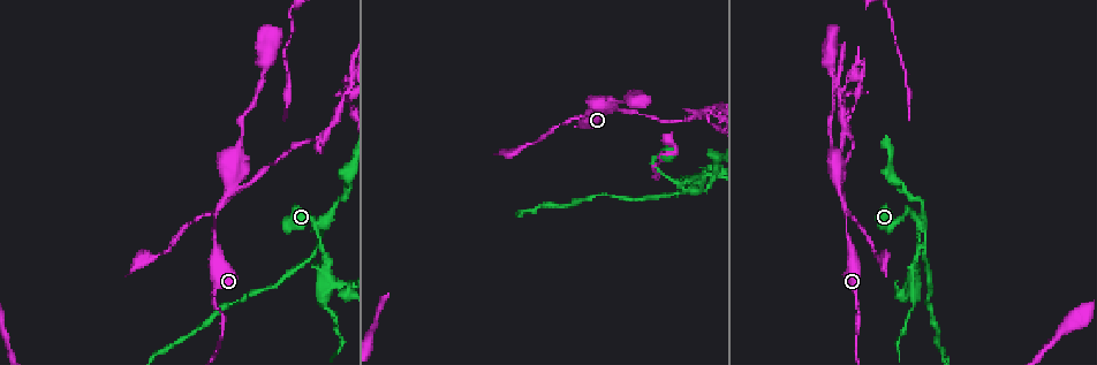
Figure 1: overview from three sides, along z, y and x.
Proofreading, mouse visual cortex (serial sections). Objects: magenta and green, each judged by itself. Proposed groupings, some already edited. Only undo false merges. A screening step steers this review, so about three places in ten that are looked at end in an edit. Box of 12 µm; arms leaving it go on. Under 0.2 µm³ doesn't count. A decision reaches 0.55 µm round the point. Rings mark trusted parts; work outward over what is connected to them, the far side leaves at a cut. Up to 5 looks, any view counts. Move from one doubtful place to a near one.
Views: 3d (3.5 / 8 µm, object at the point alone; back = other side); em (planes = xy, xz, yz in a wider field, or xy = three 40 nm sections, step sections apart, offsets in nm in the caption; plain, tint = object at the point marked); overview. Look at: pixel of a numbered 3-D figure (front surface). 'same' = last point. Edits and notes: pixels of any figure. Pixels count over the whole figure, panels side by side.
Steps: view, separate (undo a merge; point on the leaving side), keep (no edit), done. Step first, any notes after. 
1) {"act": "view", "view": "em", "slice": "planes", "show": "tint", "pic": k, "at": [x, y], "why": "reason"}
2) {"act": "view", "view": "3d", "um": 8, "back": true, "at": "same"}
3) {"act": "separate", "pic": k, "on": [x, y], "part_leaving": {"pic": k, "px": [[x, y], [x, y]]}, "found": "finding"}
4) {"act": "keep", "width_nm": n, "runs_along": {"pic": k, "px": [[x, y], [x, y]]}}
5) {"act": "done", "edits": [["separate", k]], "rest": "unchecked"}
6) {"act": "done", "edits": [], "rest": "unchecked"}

{"act": "view", "view": "3d", "um": 3.5, "pic": 1, "at": [685, 188], "why": "two arms at a narrow angle"}

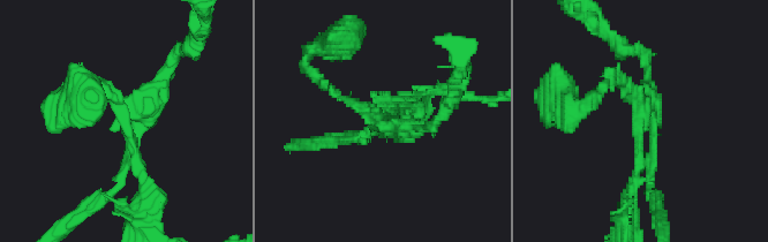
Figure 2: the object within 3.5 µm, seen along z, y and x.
{"act": "view", "view": "em", "slice": "planes", "show": "tint", "pic": 2, "at": [120, 111]}

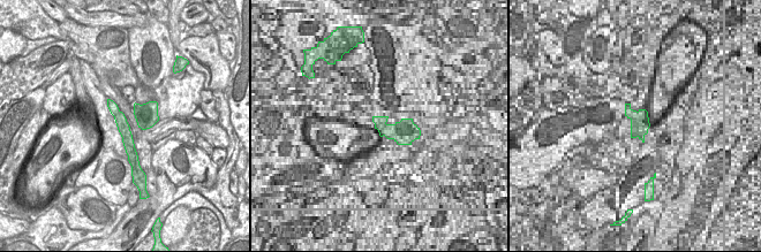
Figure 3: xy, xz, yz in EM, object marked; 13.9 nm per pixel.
{"act": "separate", "pic": 2, "on": [624, 197], "found": "two cells meet here"}

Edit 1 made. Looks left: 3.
{"act": "view", "view": "3d", "um": 3.5, "pic": 1, "at": [232, 193], "why": "thin arm on a thick one"}

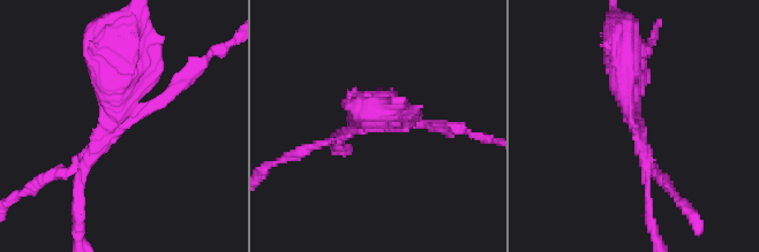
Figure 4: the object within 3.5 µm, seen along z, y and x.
{"act": "view", "view": "em", "slice": "xy", "step": 5, "show": "tint", "pic": 4, "at": [636, 122], "arms": 3, "arm_widths_nm": [150, 150, 400]}

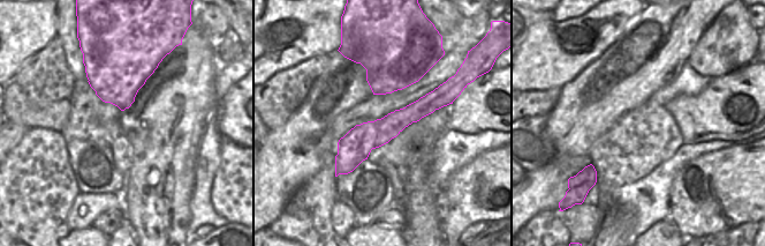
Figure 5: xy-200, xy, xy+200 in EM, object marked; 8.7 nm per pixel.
{"act": "separate", "pic": 4, "on": [182, 85], "border": {"pic": 5, "px": [[384, 117], [391, 118], [400, 131]]}, "found": "two cells meet here"}

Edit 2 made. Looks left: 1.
{"act": "done", "edits": [["separate", 2], ["separate", 4]], "rest": "unchecked"}

